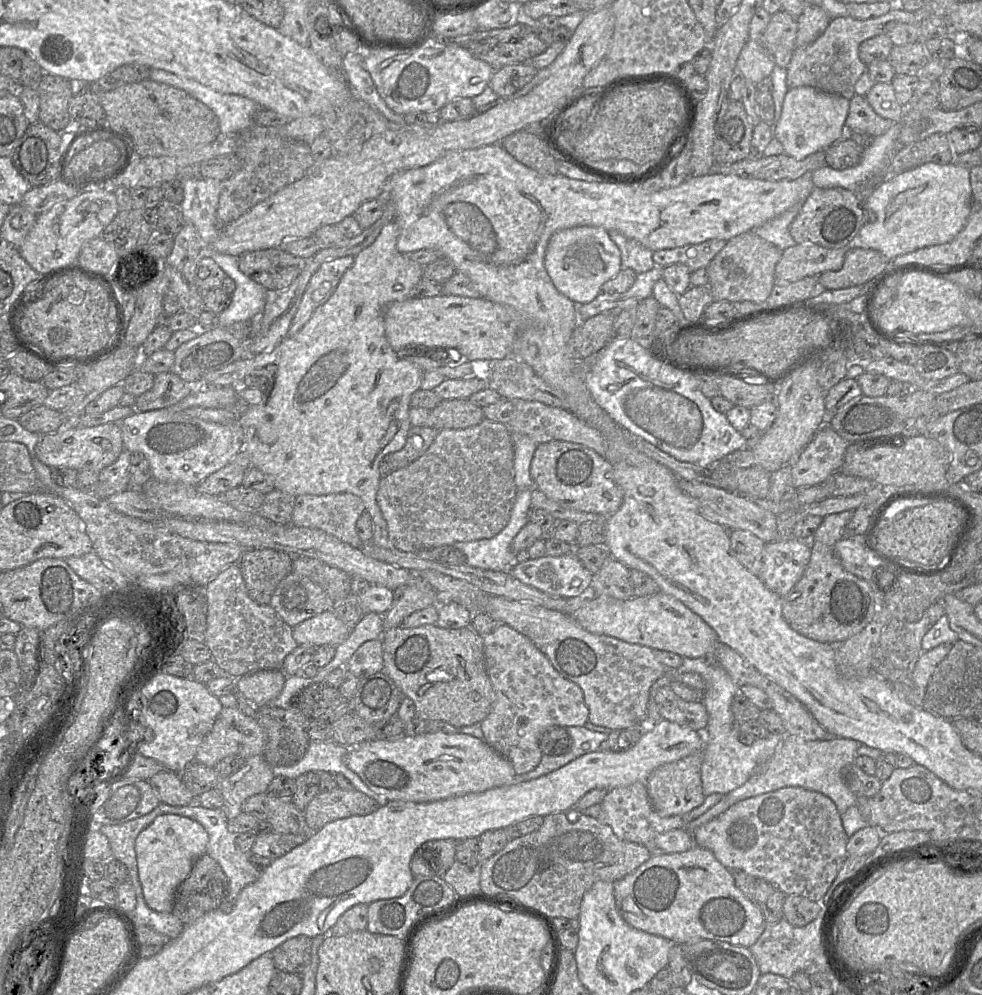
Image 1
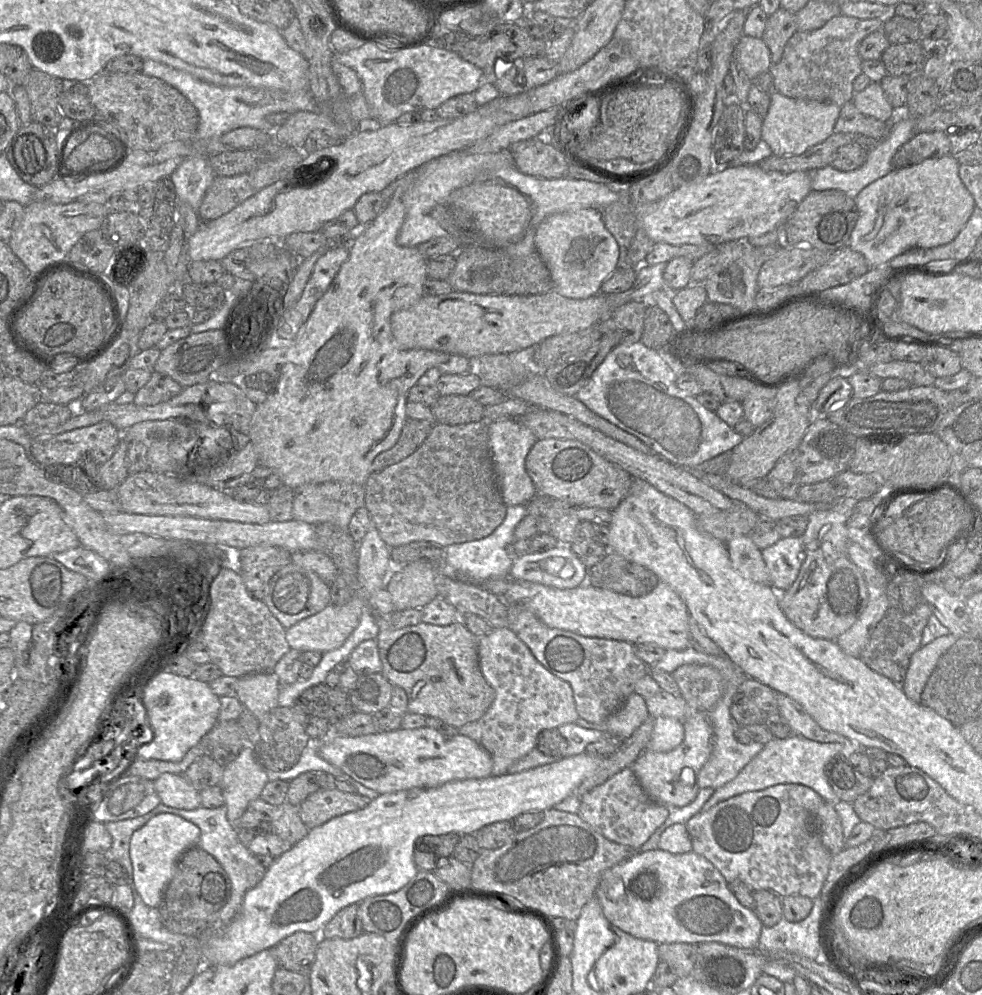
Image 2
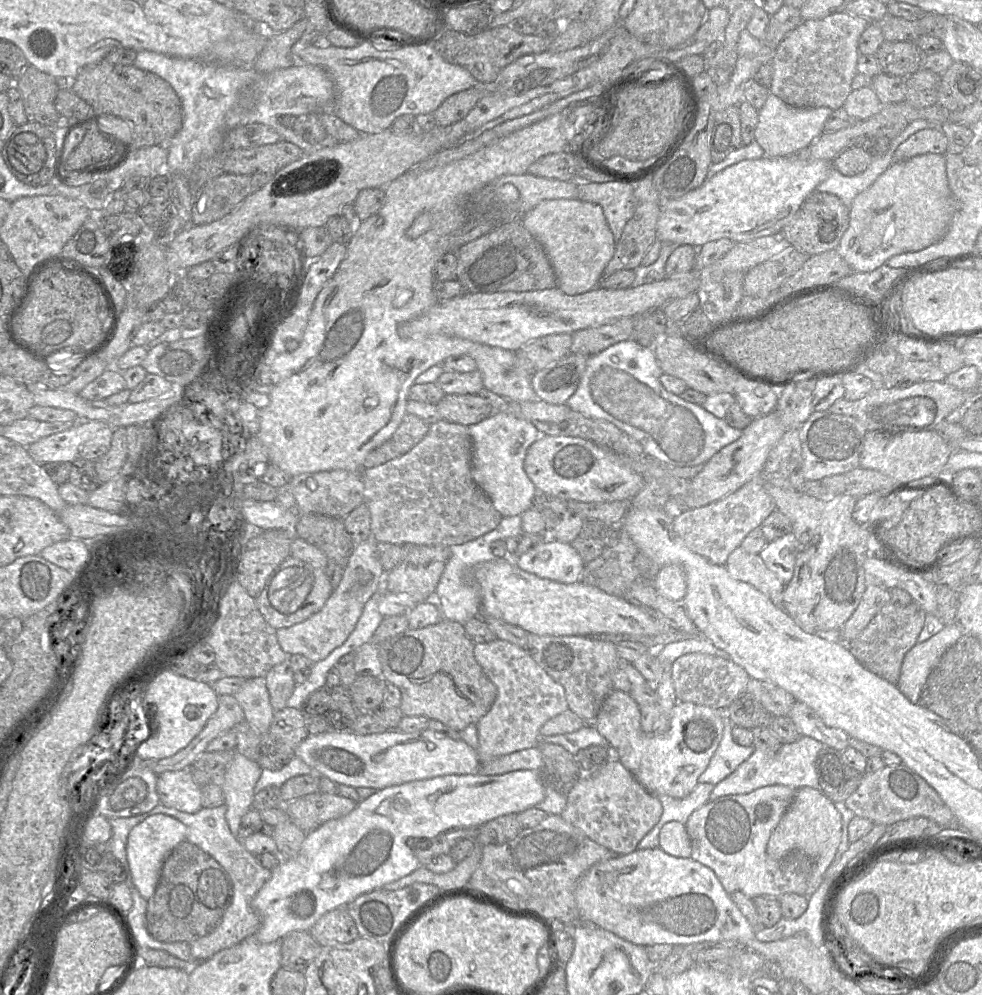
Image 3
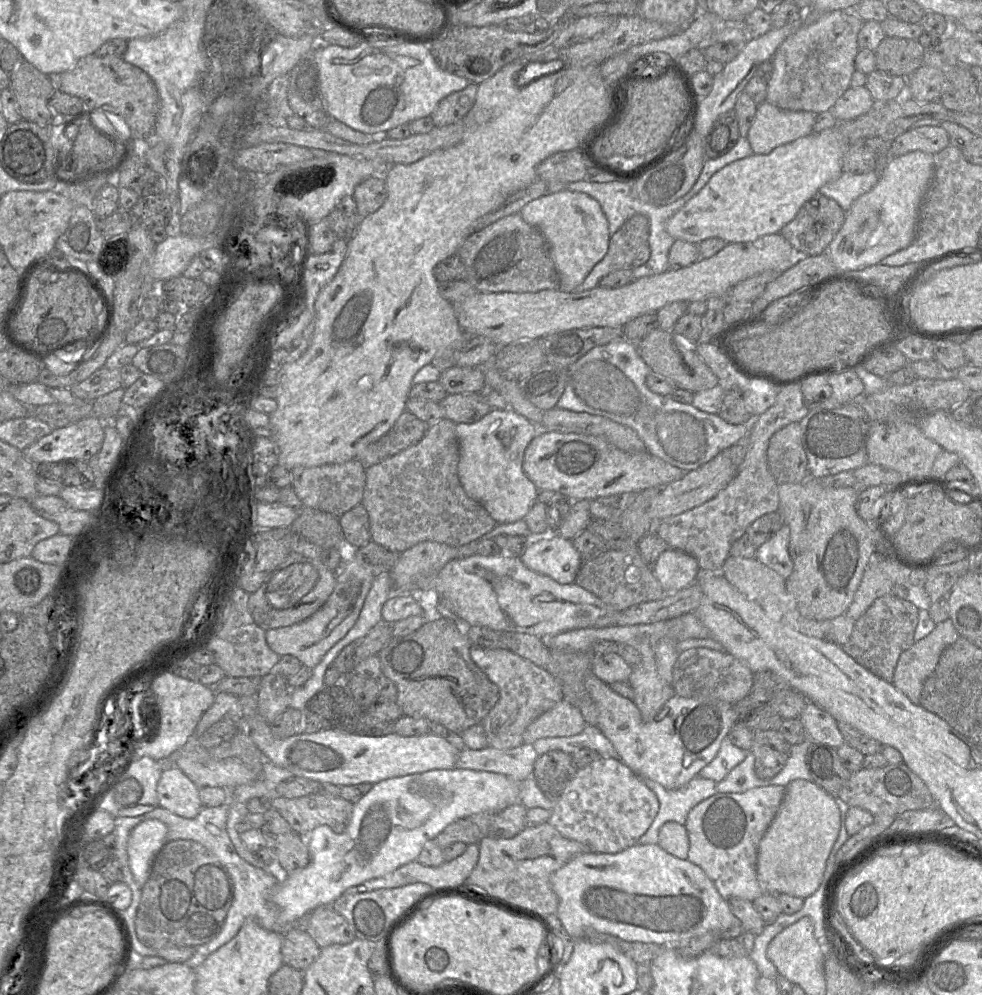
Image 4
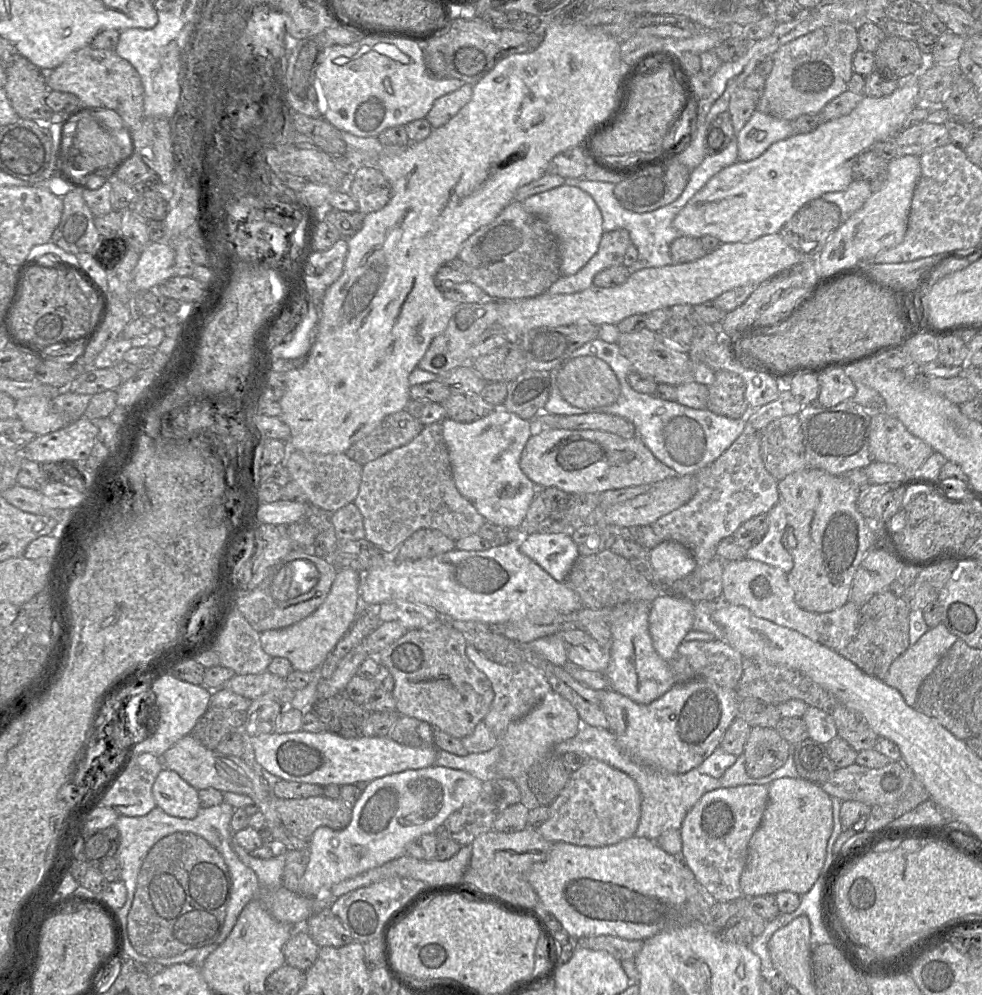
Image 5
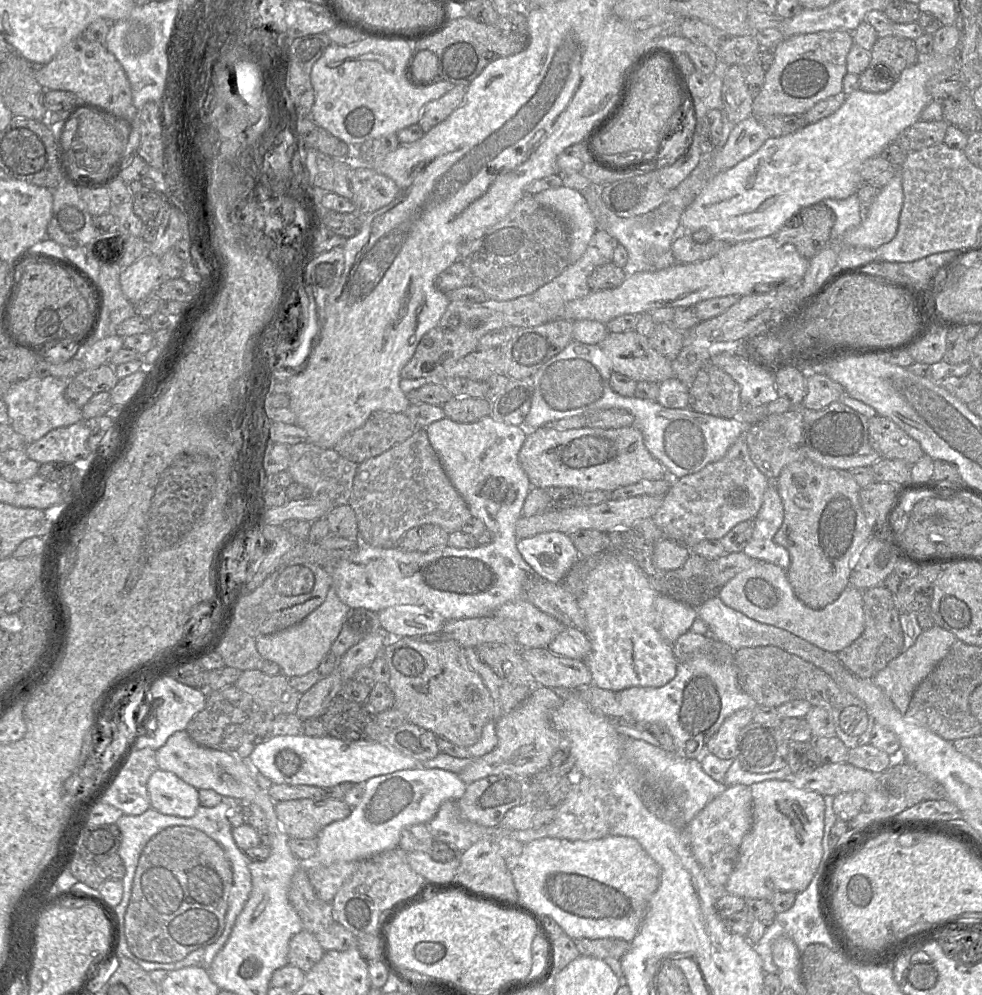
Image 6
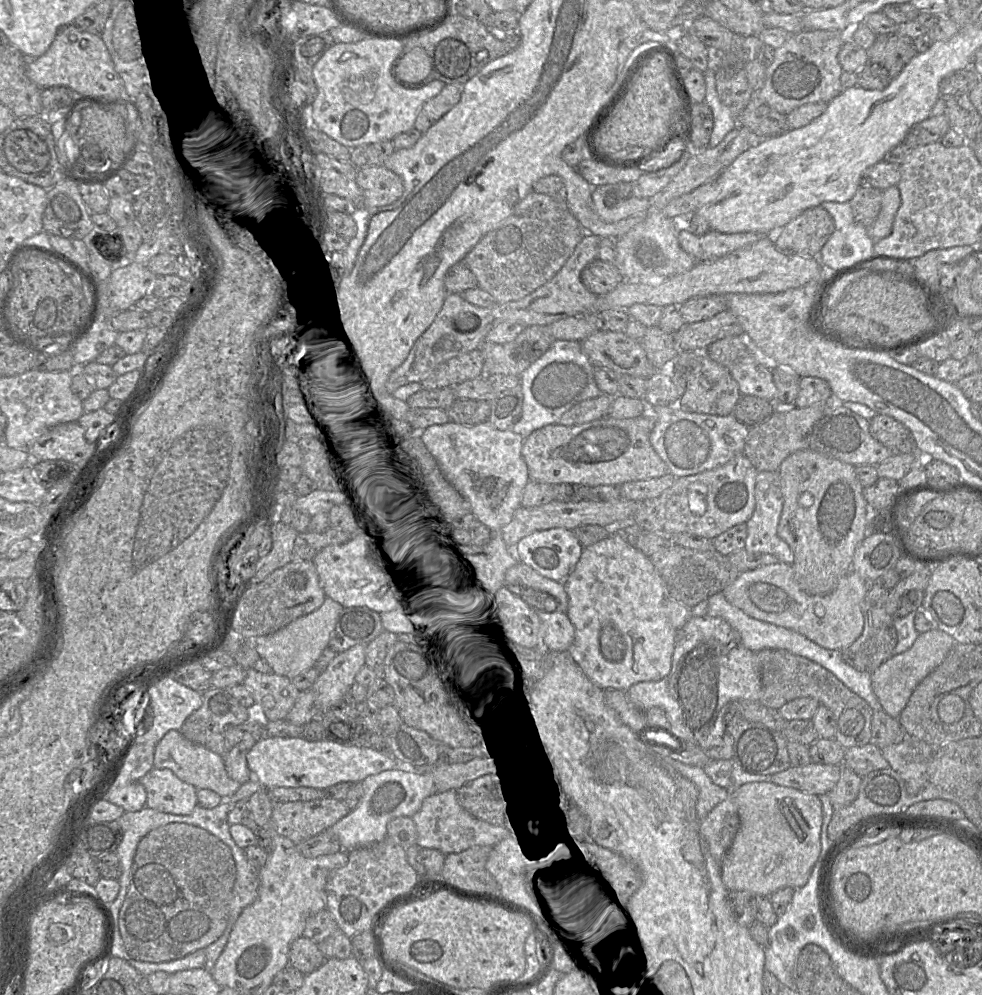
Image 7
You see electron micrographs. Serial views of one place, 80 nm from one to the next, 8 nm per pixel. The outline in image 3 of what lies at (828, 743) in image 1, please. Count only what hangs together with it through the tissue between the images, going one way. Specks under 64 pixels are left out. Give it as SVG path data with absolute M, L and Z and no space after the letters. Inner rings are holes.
M801 736L796 742L783 743L777 752L755 750L732 774L714 786L709 801L727 795L747 794L758 788L771 785L785 785L793 789L811 787L821 790L815 769L815 760L824 747L826 747L825 744L814 738Z

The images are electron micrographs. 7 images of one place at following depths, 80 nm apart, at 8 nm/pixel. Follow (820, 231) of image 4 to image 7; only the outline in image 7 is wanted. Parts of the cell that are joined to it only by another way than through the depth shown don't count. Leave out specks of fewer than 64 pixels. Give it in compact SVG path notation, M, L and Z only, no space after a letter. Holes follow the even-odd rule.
M820 205L806 209L774 234L775 246L783 253L818 257L834 231L831 215Z

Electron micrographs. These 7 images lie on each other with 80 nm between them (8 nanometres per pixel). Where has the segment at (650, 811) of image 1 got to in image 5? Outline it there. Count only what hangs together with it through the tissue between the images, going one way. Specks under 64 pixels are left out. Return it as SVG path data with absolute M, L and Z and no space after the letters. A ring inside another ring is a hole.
M590 759L571 778L550 805L550 817L536 828L552 843L563 841L578 846L603 847L635 835L641 815L641 793L637 783L626 773L609 764Z

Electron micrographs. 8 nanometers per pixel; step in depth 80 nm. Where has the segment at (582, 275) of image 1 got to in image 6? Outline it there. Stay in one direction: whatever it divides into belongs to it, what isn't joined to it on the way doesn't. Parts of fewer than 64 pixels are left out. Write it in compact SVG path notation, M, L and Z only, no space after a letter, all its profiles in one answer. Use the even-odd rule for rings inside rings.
M563 185L539 192L534 198L565 221L570 237L569 264L575 263L584 254L598 230L596 219L585 197L576 189Z

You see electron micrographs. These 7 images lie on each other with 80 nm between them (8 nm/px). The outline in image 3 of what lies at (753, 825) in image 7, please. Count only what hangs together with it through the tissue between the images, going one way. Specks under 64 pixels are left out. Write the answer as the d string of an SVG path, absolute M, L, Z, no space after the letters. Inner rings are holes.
M801 787L778 825L772 831L766 852L772 860L781 860L793 852L808 856L813 861L805 896L811 896L821 885L824 873L834 860L842 836L841 814L834 802L821 790Z

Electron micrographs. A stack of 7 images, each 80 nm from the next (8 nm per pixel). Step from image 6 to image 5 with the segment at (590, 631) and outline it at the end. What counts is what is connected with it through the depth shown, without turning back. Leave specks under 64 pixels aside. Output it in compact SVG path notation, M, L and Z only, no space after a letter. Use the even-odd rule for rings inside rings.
M632 601L612 607L610 662L605 670L612 690L639 704L650 704L663 696L675 685L670 662L660 657L654 648L650 633L649 616L651 603Z

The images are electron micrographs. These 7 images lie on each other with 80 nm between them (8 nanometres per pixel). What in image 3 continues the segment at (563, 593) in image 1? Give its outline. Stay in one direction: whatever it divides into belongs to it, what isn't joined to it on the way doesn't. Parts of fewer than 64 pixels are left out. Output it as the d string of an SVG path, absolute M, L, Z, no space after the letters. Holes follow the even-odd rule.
M547 531L543 533L545 538L544 543L540 544L531 551L523 554L517 558L512 558L516 565L531 574L540 578L552 580L564 584L572 584L580 582L584 571L585 562L569 543L562 543L551 538Z

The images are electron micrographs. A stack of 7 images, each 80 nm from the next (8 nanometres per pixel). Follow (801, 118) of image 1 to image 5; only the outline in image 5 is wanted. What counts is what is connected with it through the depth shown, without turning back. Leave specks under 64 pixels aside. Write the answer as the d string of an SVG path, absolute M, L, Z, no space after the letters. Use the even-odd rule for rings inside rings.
M755 109L736 135L738 160L746 162L762 155L773 143L794 134L792 120L777 118Z

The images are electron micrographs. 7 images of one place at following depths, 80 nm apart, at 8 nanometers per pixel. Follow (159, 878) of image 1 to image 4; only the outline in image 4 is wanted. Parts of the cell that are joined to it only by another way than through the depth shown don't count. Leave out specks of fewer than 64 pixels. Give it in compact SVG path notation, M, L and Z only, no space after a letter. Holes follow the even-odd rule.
M157 819L143 821L132 830L128 840L128 857L139 886L146 883L157 853L166 844L167 832L167 826Z

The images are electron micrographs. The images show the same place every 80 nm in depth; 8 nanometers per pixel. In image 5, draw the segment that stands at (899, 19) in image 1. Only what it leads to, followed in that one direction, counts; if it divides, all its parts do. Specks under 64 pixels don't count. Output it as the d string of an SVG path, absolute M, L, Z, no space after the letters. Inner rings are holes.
M838 22L818 28L782 45L772 55L773 68L766 77L756 110L765 114L794 120L801 115L818 114L832 99L847 91L854 73L852 60L860 49L858 25Z

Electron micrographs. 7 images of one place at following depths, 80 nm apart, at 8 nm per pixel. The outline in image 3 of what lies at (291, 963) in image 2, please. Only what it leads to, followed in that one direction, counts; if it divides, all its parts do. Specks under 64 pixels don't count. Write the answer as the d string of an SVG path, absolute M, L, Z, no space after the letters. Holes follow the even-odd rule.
M293 931L280 940L281 967L304 972L320 950L309 931Z

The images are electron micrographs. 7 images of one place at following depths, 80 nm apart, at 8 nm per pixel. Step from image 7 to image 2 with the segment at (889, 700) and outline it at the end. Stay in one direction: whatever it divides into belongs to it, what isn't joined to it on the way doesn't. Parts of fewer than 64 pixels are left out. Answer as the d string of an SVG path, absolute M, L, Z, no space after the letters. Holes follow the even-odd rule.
M952 633L940 636L913 653L905 680L901 685L906 696L913 702L921 704L922 691L938 660L957 639Z

